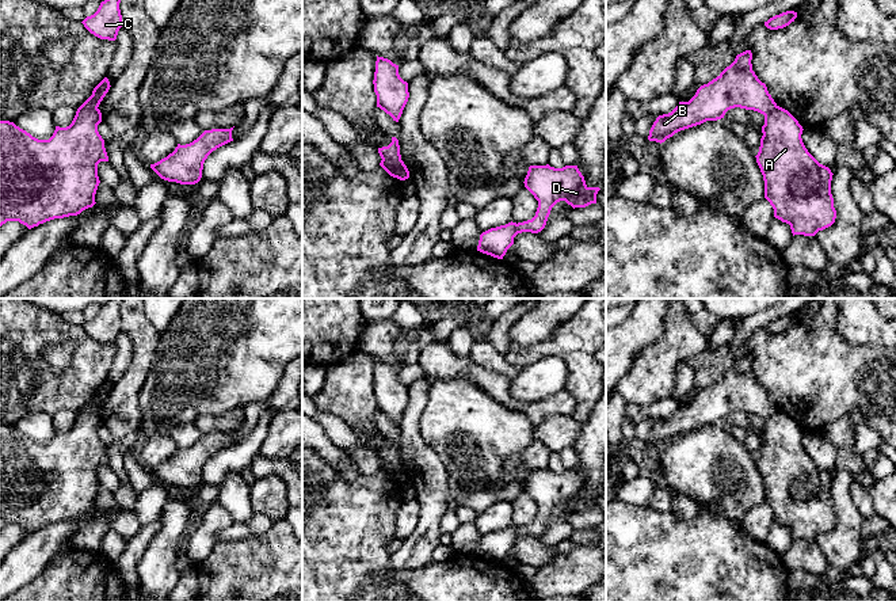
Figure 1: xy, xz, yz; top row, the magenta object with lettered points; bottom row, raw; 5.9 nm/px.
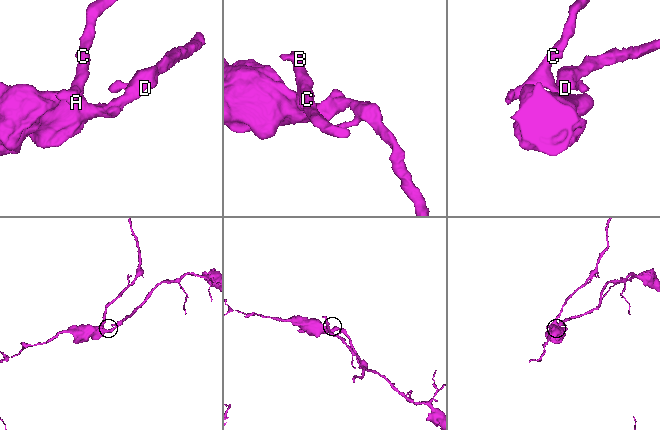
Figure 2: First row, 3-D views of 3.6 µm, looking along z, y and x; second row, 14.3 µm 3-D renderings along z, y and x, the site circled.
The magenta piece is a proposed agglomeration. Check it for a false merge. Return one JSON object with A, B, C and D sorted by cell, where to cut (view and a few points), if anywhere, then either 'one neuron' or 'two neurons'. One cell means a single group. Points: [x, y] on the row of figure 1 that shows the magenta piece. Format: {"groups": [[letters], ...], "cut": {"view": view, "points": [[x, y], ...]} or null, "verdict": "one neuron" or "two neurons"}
{"groups": [["A", "D"], ["B", "C"]], "cut": {"view": "xy", "points": [[79, 107], [96, 109]]}, "verdict": "two neurons"}

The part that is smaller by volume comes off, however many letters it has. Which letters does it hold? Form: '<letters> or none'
B, C

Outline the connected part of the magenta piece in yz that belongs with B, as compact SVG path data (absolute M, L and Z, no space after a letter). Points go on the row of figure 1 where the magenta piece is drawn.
M751 50L737 54L716 79L701 85L689 102L679 102L671 113L659 115L648 140L661 144L680 130L721 119L735 107L763 115L774 110L777 103L752 71L751 60Z

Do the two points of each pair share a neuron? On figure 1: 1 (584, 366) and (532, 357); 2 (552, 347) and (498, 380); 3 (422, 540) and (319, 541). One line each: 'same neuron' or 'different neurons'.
1: same neuron
2: different neurons
3: different neurons

